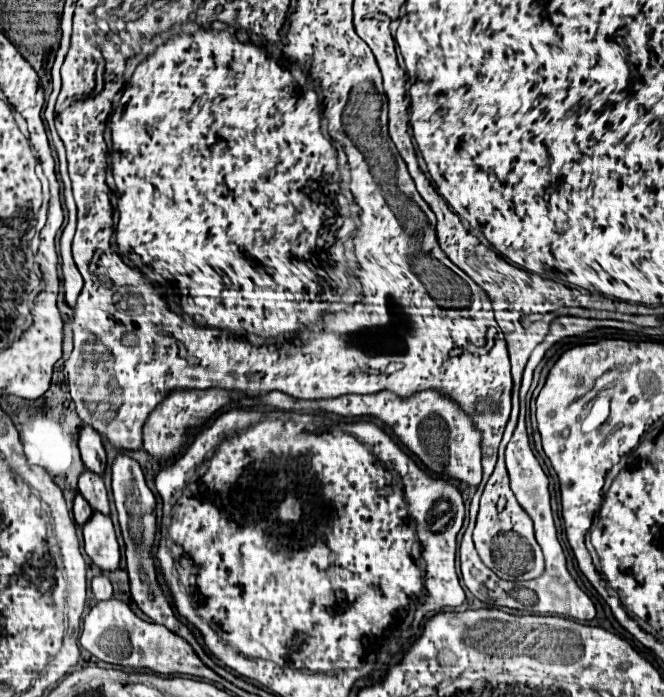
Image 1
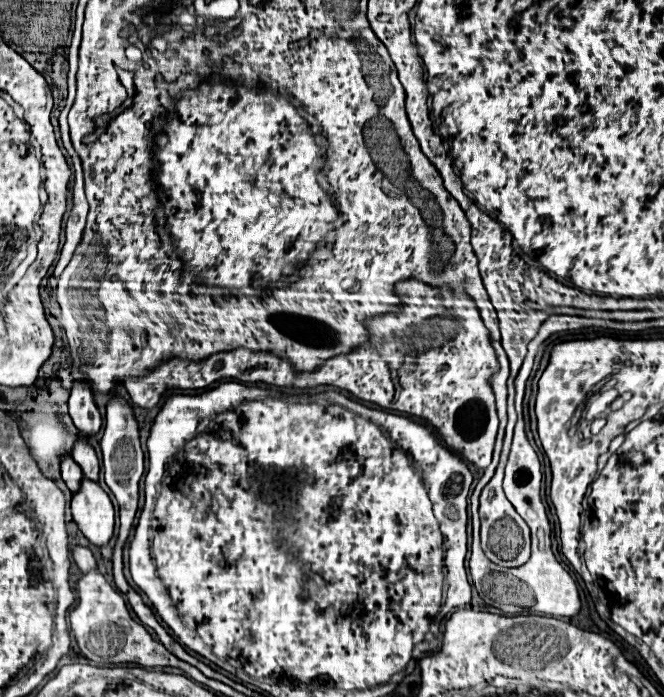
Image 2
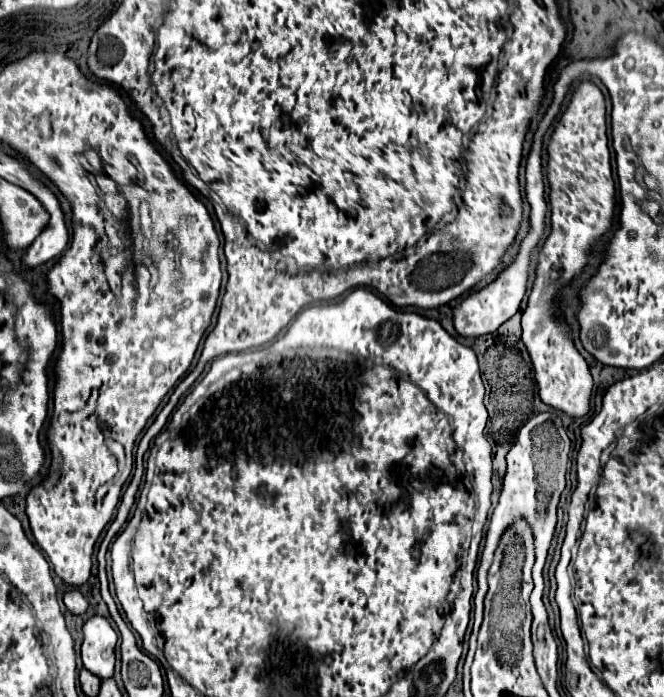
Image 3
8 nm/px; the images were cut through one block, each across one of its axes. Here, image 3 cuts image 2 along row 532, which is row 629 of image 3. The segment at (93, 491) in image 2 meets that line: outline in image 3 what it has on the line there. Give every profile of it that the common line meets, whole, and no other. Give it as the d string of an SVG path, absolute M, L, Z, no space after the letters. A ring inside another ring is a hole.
M92 616L84 624L84 642L82 642L82 662L88 672L106 680L114 676L114 648L116 632L108 620Z

